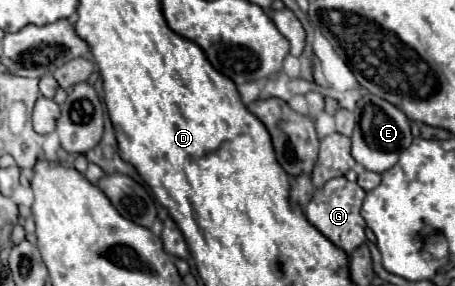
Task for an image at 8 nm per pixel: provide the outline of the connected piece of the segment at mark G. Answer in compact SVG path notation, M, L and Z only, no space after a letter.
M333 178L321 190L315 190L313 200L303 208L305 218L329 238L337 248L351 254L365 242L365 220L361 218L359 210L365 200L365 190L357 182L349 182L347 178Z

